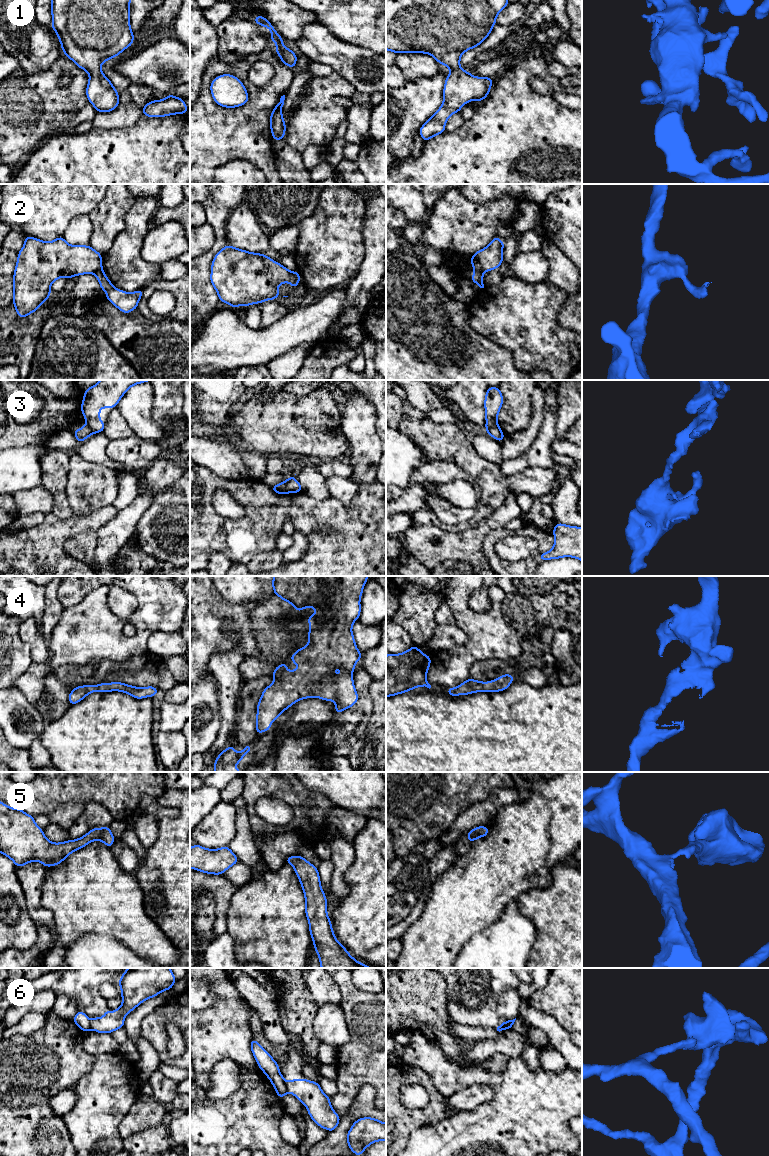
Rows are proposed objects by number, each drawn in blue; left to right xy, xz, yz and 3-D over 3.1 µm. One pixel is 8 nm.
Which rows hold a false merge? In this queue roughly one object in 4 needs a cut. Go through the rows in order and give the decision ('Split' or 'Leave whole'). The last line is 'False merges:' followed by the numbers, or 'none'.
1: Leave whole
2: Split
3: Split
4: Leave whole
5: Leave whole
6: Split
False merges: 2, 3, 6

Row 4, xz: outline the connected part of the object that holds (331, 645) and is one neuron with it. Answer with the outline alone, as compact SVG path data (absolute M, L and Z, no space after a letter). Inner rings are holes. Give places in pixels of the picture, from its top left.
M273 576L272 588L274 594L283 601L289 602L298 612L306 607L313 607L316 613L307 617L310 624L308 631L309 644L297 649L290 659L294 664L301 664L301 668L295 668L292 672L287 670L286 662L277 666L271 674L274 682L267 686L257 704L256 734L267 732L271 723L277 720L278 716L298 700L312 697L322 700L334 701L336 714L352 707L359 699L353 682L352 672L357 661L362 659L362 654L355 644L352 634L353 623L359 619L361 606L360 599L363 588L369 576Z

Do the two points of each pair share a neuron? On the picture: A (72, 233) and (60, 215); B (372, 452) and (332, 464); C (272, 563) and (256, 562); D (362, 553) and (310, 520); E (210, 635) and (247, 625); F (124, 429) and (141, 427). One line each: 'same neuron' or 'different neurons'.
A: different neurons
B: different neurons
C: same neuron
D: same neuron
E: same neuron
F: different neurons

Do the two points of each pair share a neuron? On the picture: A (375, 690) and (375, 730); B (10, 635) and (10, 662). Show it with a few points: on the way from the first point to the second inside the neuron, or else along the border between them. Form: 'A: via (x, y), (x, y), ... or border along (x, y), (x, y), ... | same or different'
A: via (375, 700), (375, 720) | same
B: via (10, 642), (10, 655) | same

